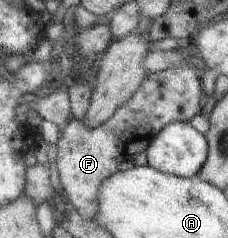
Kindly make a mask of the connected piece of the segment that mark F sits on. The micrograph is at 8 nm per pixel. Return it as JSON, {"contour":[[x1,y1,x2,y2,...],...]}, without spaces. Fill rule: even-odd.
{"contour":[[190,65,150,72,137,93,123,103,115,114,95,128,71,121,60,132,56,157,62,189,70,203,86,220,94,220,100,209,100,187,120,171,120,165,144,151,157,133,170,122,189,122,200,113,202,87,196,69]]}

